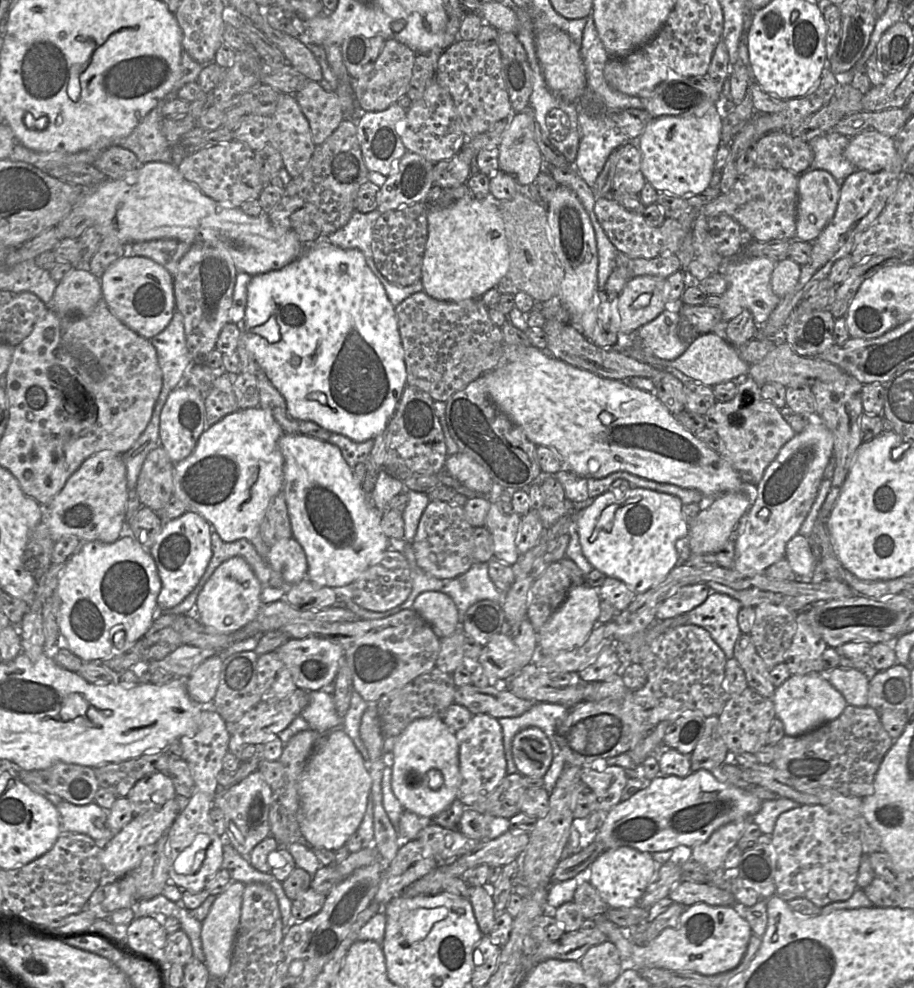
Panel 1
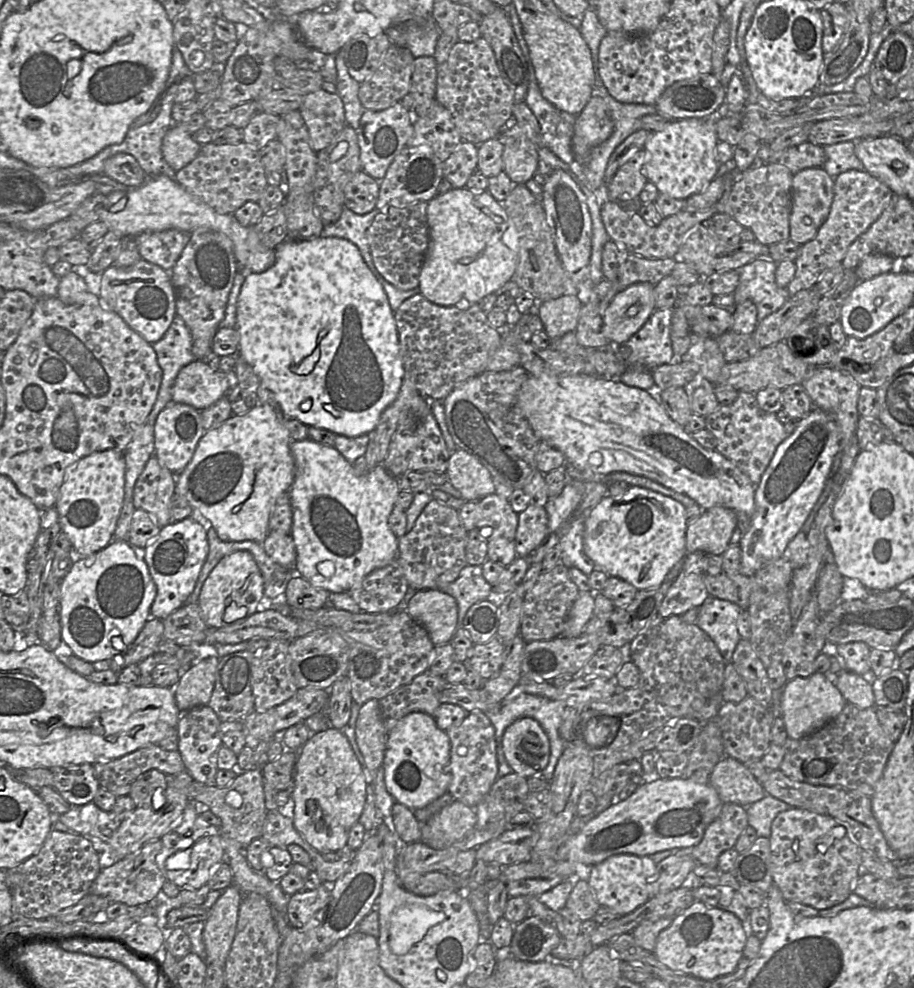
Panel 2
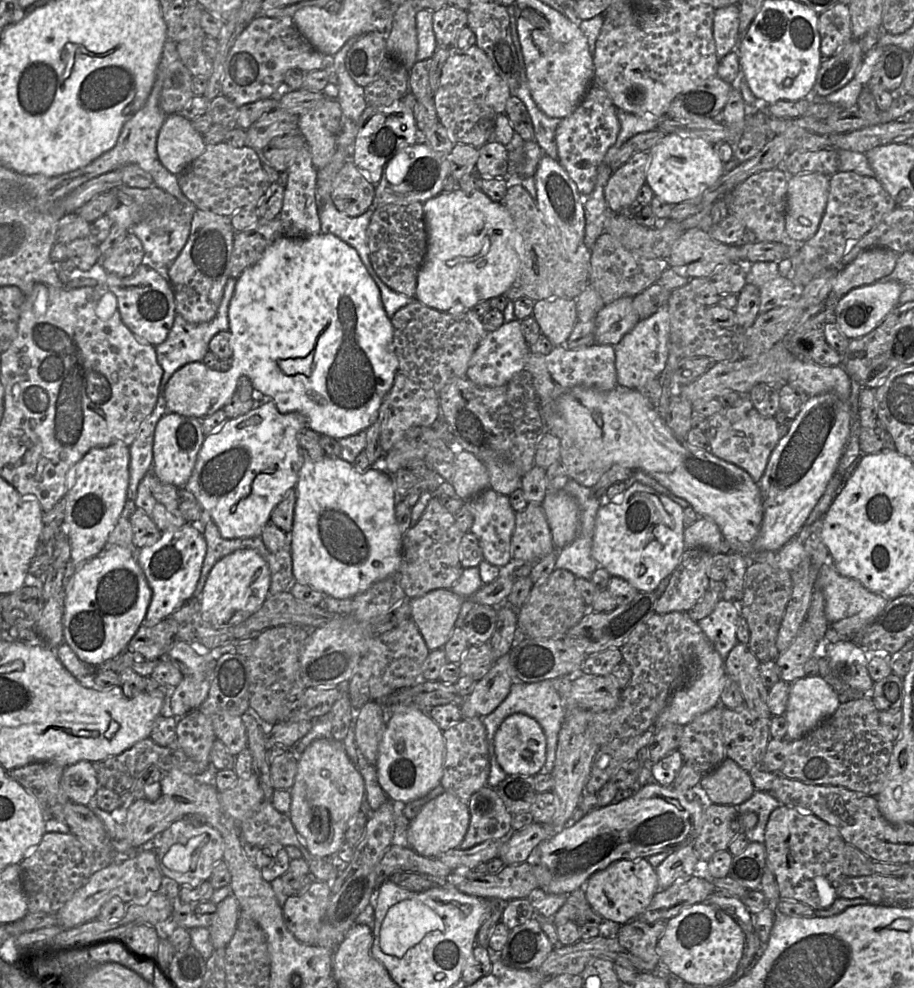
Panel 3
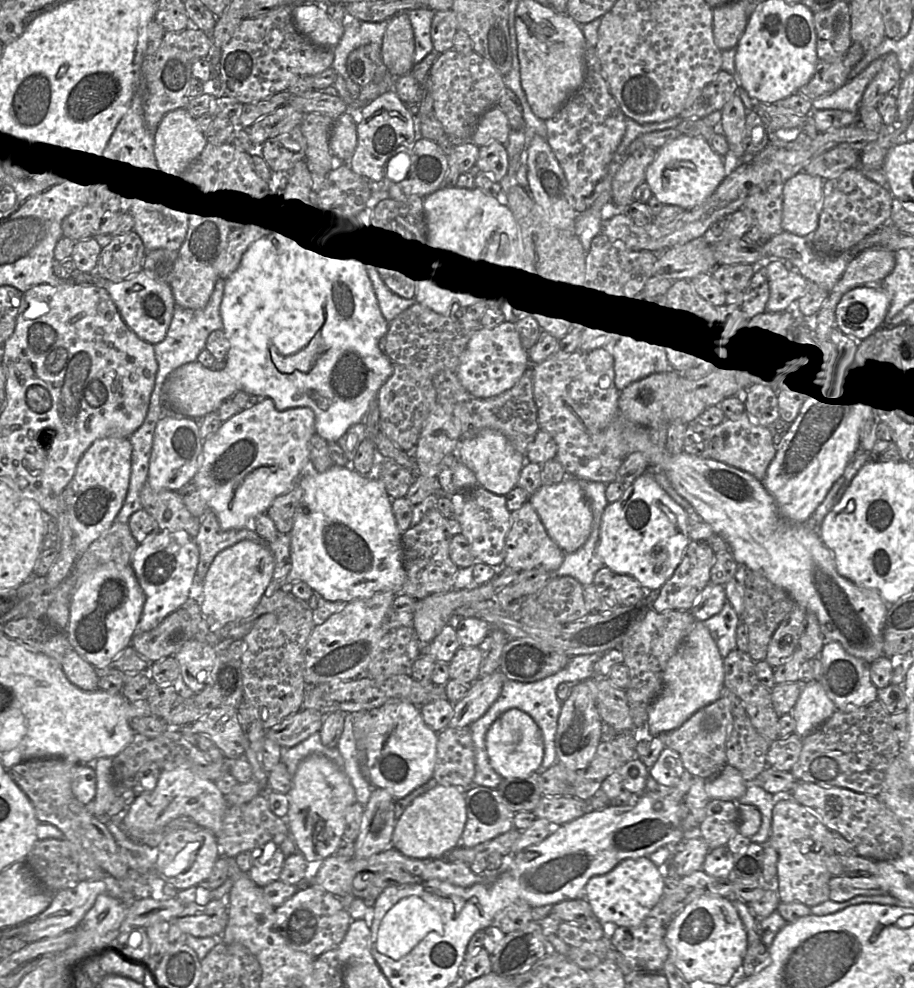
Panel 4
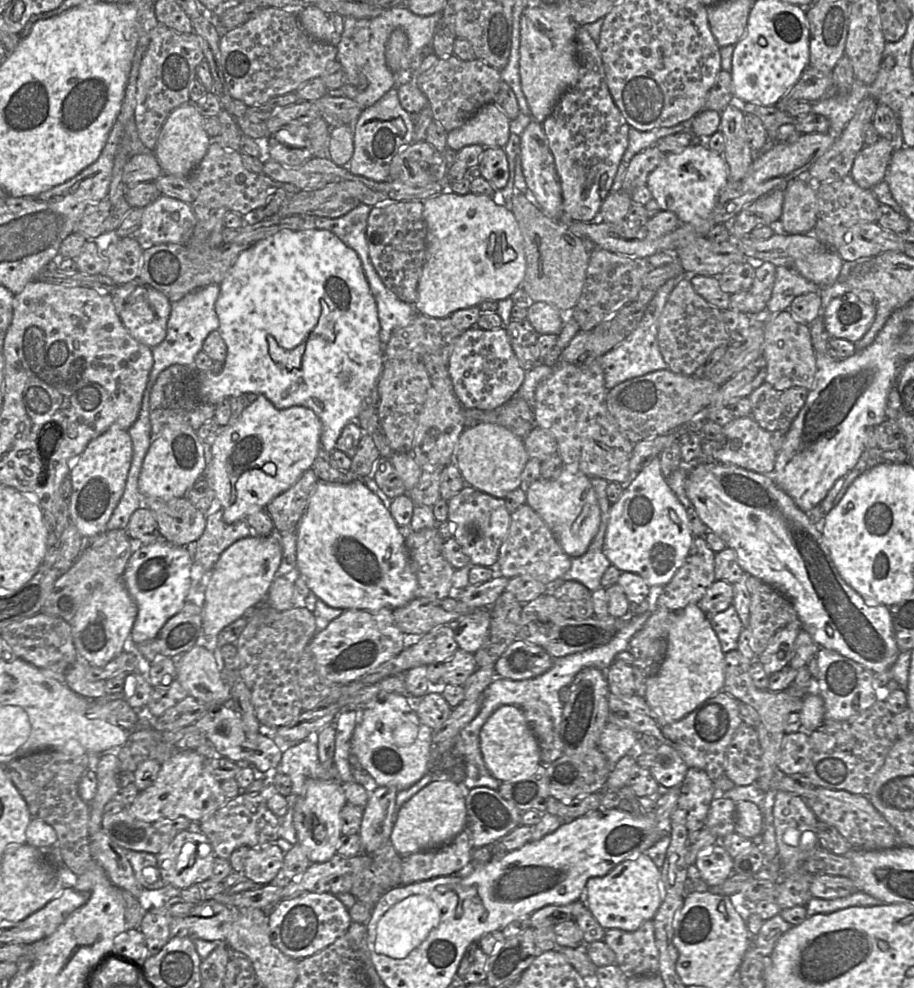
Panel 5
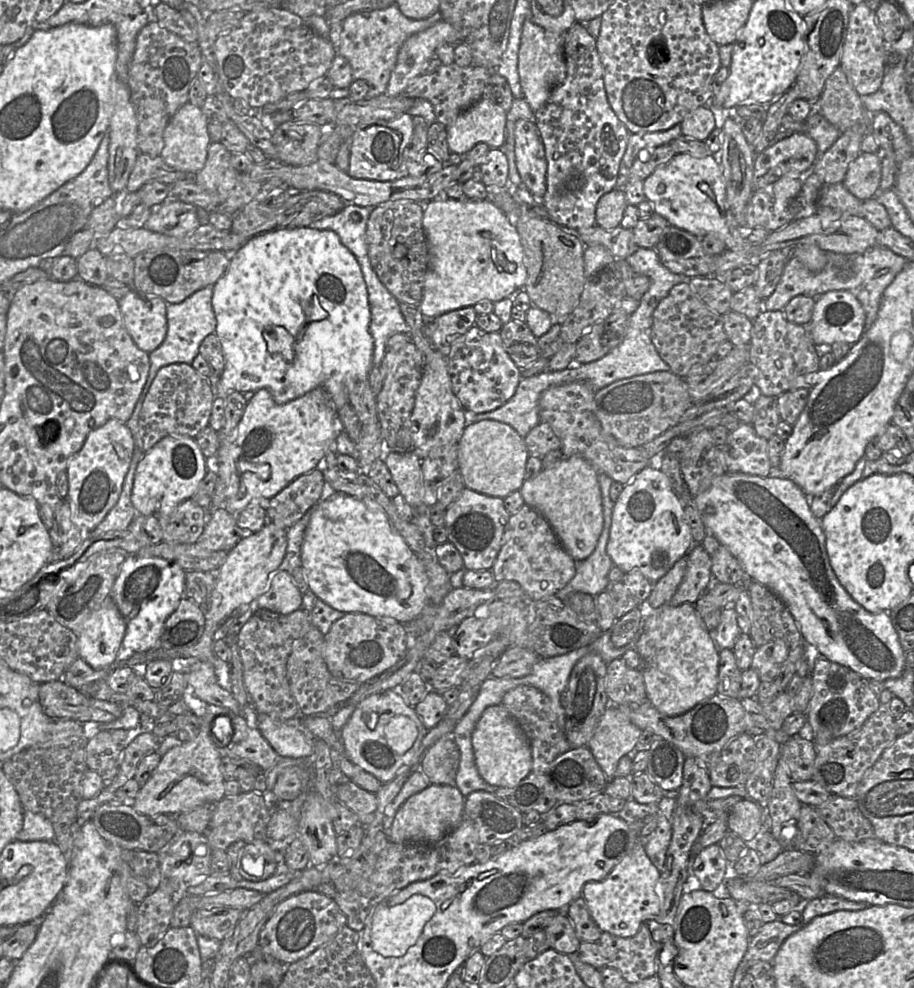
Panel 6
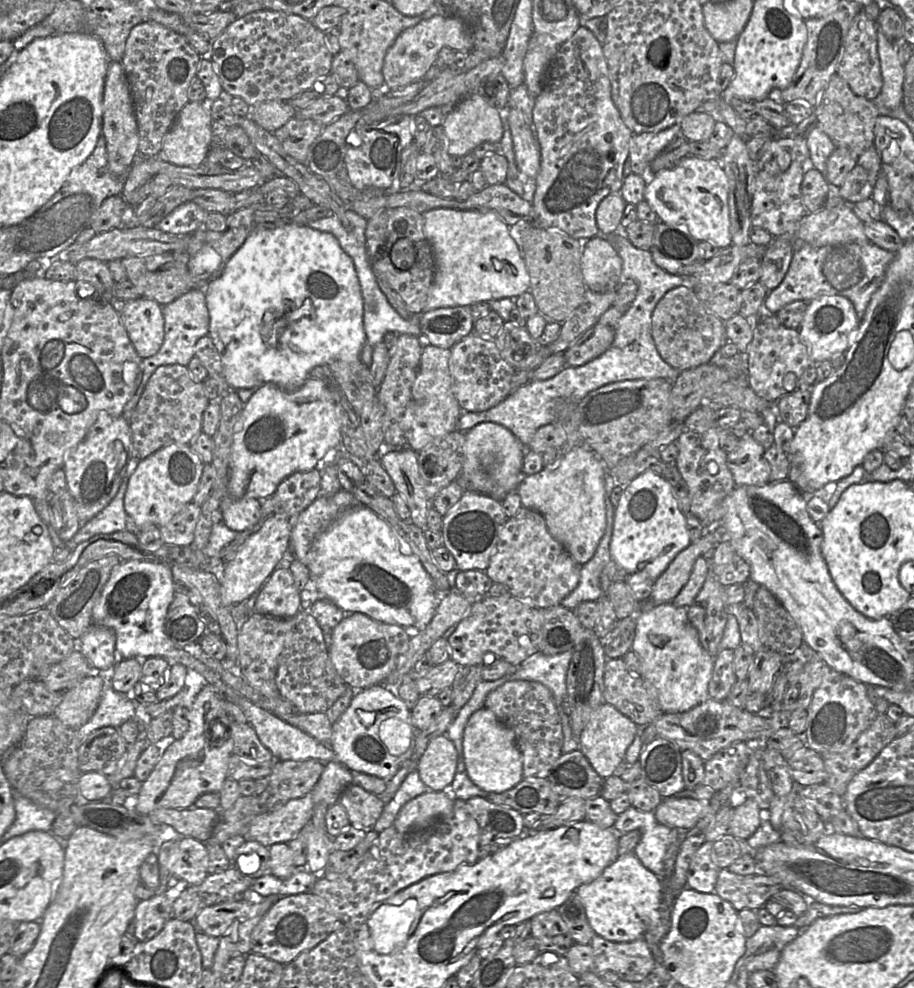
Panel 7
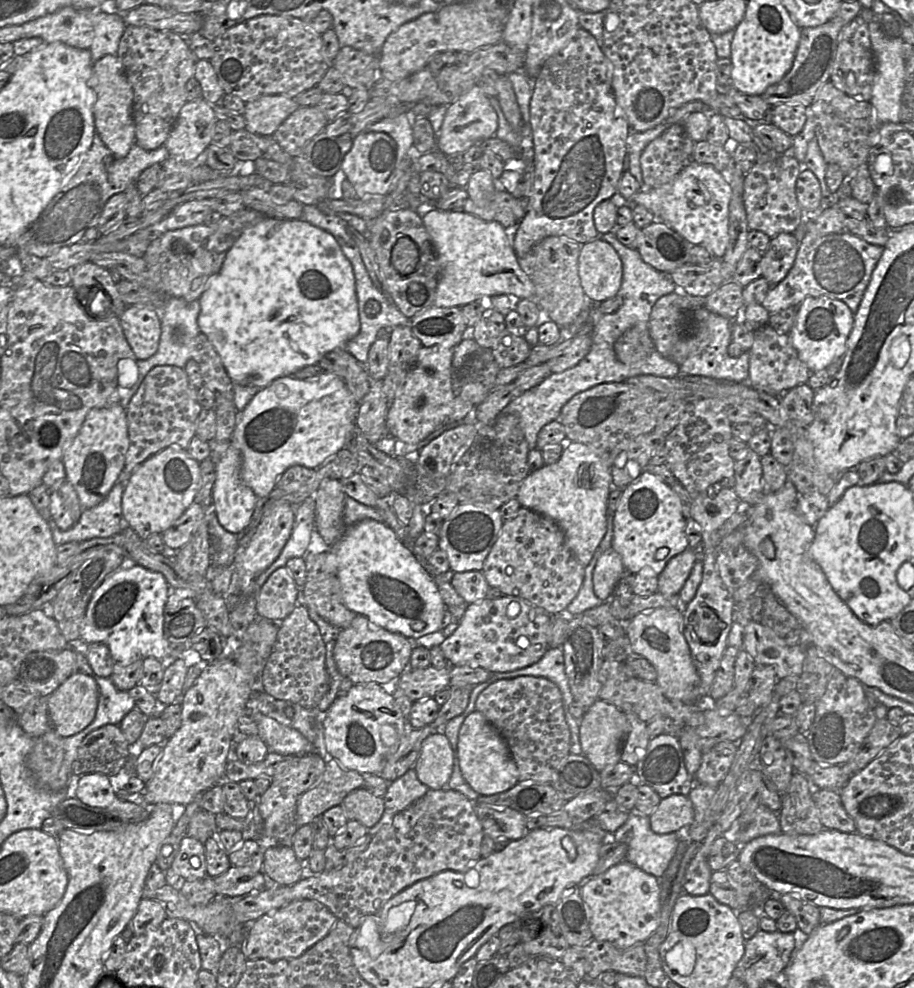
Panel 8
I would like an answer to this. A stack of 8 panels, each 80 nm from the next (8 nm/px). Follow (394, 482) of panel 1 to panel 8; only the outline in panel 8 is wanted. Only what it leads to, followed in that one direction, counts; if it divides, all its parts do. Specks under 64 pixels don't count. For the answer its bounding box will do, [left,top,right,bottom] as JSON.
[329,520,445,639]

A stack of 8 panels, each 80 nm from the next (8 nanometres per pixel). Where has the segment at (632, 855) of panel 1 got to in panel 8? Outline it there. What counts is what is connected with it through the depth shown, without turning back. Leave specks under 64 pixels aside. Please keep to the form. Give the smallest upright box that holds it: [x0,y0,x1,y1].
[578,860,661,949]

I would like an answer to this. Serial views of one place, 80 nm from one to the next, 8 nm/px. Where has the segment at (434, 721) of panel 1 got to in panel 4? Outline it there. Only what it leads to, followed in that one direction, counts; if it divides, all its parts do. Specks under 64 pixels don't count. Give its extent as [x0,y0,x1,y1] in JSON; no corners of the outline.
[366,702,438,799]

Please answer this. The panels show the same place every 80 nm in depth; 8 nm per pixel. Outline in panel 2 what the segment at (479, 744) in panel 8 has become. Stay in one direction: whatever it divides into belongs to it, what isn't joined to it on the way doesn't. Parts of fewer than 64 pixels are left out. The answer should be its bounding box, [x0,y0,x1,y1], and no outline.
[502,717,550,777]

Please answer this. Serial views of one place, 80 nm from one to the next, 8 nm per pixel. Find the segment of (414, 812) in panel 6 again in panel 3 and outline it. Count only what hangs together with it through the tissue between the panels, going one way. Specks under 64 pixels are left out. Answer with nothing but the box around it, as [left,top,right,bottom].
[407,791,470,857]

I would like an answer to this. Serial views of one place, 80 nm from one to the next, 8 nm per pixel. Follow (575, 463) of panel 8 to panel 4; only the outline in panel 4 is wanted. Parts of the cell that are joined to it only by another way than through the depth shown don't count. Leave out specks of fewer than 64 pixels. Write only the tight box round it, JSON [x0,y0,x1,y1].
[528,473,592,554]

